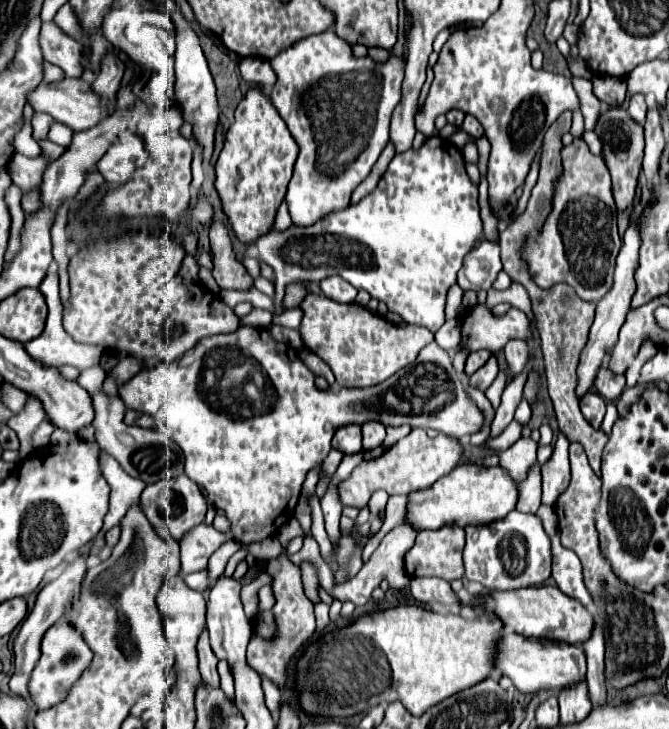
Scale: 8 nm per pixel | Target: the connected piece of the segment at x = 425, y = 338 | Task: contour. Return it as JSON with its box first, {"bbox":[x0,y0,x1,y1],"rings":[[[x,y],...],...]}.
{"bbox":[301,293,433,387],"rings":[[[309,293],[301,303],[301,337],[335,373],[341,387],[371,387],[399,369],[411,365],[417,353],[433,341],[433,333],[419,325],[395,327],[391,321],[367,311],[357,303],[335,303],[325,295]]]}

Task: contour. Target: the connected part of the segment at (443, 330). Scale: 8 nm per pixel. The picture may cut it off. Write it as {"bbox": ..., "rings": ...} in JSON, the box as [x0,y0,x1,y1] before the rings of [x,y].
{"bbox":[435,318,461,350],"rings":[[[457,318],[446,321],[436,332],[435,341],[445,350],[454,350],[461,341],[460,323]]]}

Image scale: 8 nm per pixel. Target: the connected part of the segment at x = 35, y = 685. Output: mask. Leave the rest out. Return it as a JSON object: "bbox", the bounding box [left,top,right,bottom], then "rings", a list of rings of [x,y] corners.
{"bbox":[29,621,93,711],"rings":[[[59,621],[53,627],[49,627],[41,641],[41,659],[35,665],[35,671],[31,673],[31,683],[29,683],[31,701],[35,703],[35,709],[45,711],[47,707],[61,703],[67,697],[71,683],[79,679],[79,675],[87,669],[91,659],[93,659],[91,649],[71,625],[67,625],[65,621],[63,623]]]}

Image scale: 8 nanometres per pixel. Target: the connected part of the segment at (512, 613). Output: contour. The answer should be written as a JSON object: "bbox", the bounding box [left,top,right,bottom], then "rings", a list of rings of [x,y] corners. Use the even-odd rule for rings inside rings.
{"bbox":[469,585,593,645],"rings":[[[545,585],[545,587],[523,587],[515,591],[491,591],[487,595],[473,595],[469,601],[473,609],[483,609],[487,613],[495,613],[503,629],[515,631],[519,635],[537,637],[537,639],[559,639],[571,645],[583,643],[589,639],[593,629],[593,615],[575,599],[561,593],[557,587]]]}

